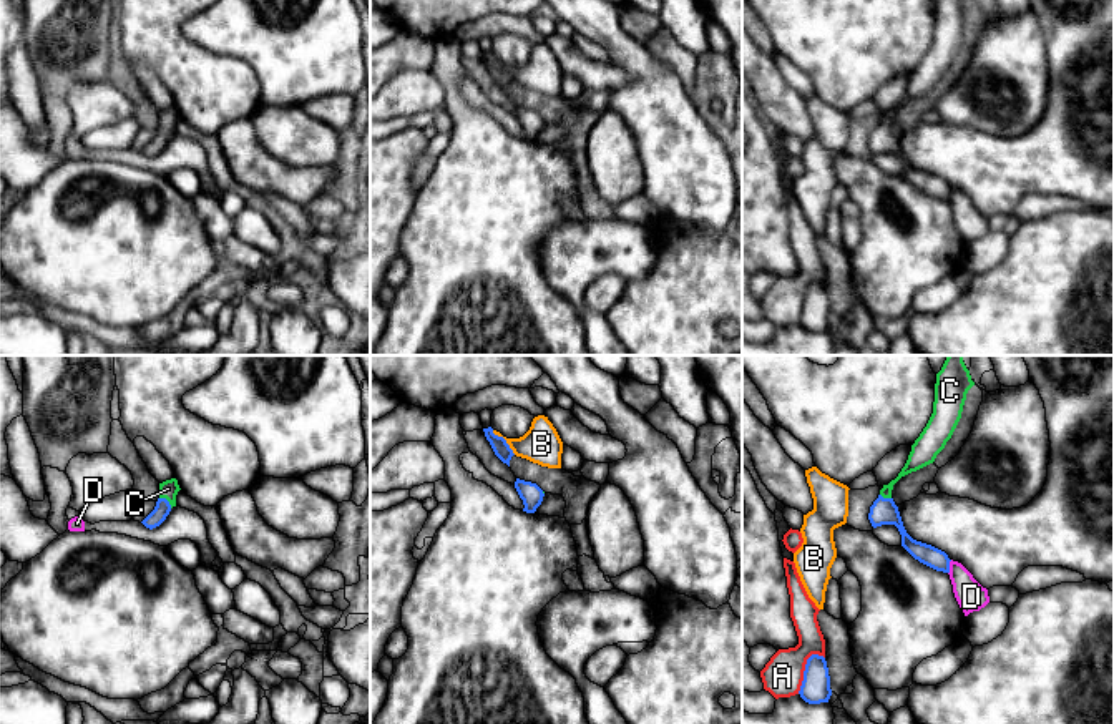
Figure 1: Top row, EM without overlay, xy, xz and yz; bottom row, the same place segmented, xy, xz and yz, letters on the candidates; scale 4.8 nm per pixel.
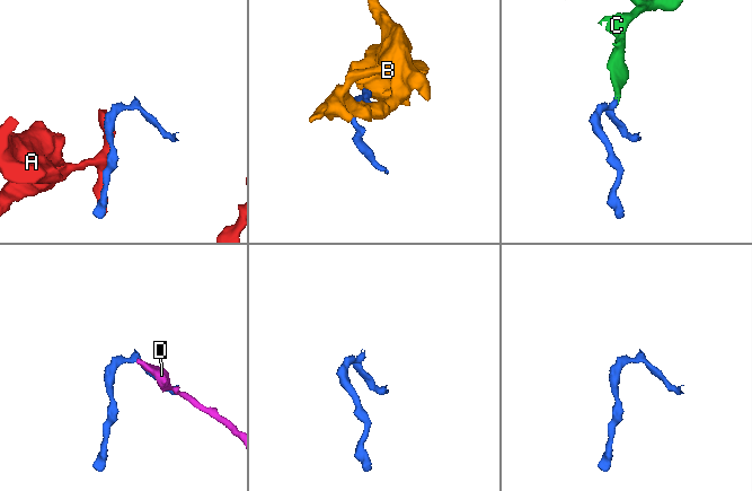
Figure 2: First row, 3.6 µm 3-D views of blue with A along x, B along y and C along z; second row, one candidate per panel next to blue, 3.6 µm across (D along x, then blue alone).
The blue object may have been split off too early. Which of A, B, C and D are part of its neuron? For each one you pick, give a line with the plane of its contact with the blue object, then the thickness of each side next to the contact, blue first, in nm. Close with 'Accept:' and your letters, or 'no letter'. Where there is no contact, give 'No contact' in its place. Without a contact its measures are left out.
C: Touches blue in xy. Thickness 80 nm (blue) against 90 nm
Accept: C

